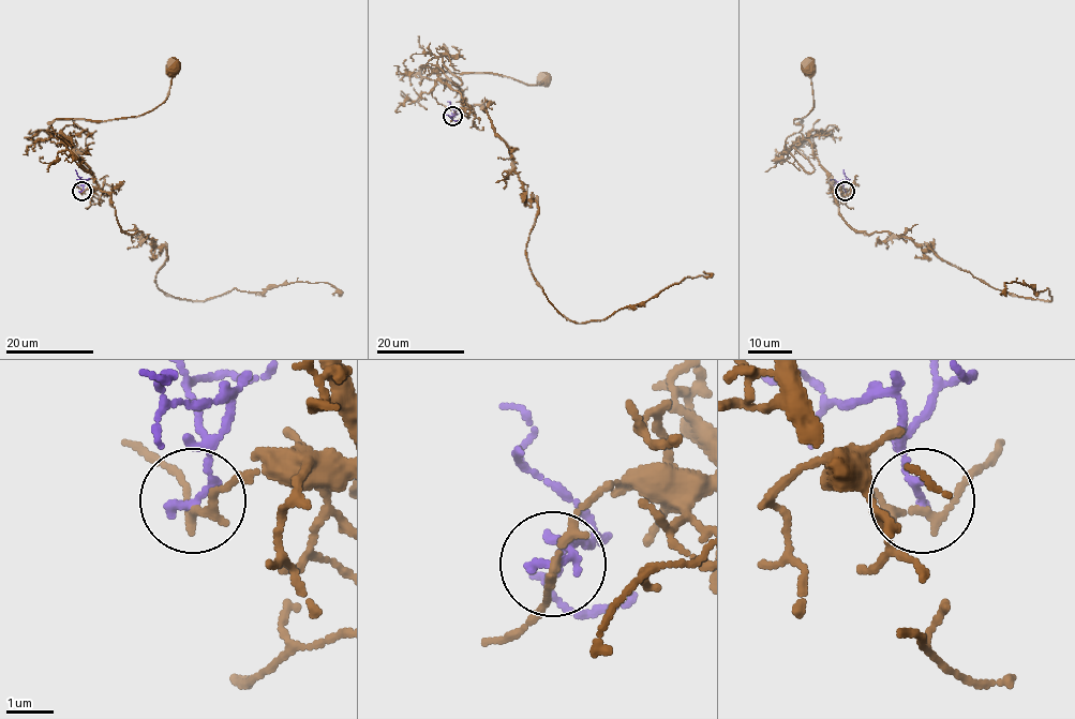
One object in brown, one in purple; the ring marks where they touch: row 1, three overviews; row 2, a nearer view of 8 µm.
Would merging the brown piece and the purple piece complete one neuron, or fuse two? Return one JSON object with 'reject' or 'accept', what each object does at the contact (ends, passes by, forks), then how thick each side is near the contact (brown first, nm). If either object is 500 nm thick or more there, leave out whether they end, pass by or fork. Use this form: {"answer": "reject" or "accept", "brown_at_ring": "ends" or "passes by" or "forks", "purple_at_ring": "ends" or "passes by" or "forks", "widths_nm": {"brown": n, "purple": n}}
{"answer": "reject", "brown_at_ring": "passes by", "purple_at_ring": "ends", "widths_nm": {"brown": 160, "purple": 200}}

